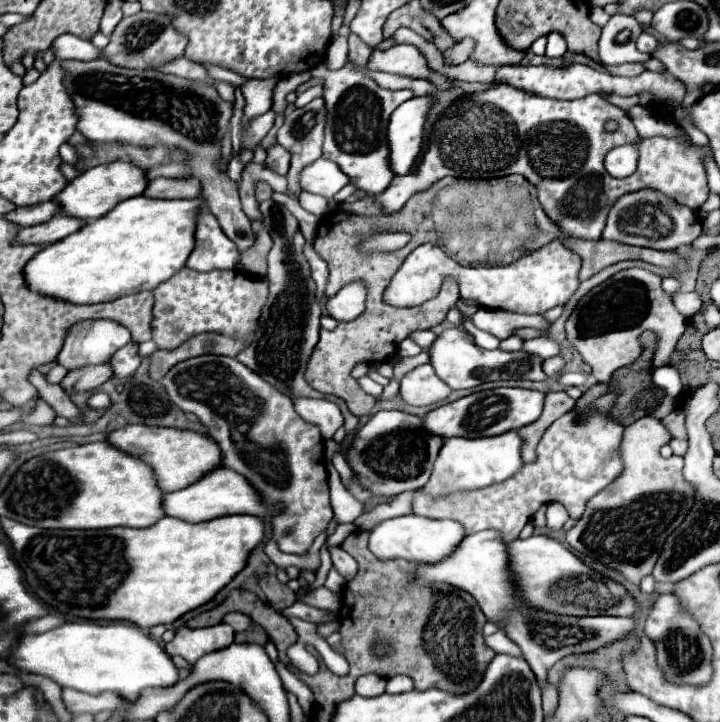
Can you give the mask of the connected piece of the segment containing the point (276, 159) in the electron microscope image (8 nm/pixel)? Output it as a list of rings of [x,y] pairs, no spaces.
[[[272,144],[266,152],[268,152],[266,164],[268,164],[272,170],[276,170],[278,174],[286,174],[286,172],[288,172],[288,162],[290,162],[288,150],[284,150],[280,144]]]

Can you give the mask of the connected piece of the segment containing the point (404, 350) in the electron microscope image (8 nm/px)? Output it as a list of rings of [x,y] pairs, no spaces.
[[[406,338],[406,340],[402,340],[400,344],[398,344],[398,354],[400,356],[416,356],[416,354],[420,354],[422,352],[422,348],[416,344],[416,342],[412,342],[410,338]]]

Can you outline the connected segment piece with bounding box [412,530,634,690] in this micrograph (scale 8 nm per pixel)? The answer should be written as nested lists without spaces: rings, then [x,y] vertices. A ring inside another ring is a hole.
[[[482,530],[476,534],[466,536],[456,550],[444,558],[444,562],[436,562],[432,566],[428,564],[414,564],[412,578],[424,582],[426,586],[432,582],[444,582],[450,586],[456,586],[458,590],[464,590],[476,598],[478,606],[486,614],[486,618],[500,620],[506,624],[506,634],[510,640],[514,640],[520,650],[522,658],[530,664],[532,672],[536,674],[536,680],[540,688],[546,688],[546,672],[564,656],[568,654],[580,654],[580,652],[594,652],[622,636],[626,636],[634,628],[632,618],[616,618],[616,616],[588,616],[588,618],[574,618],[574,616],[558,616],[548,614],[542,610],[528,608],[522,600],[518,600],[512,592],[510,574],[506,570],[508,566],[508,554],[506,544],[500,540],[500,534],[496,530]]]

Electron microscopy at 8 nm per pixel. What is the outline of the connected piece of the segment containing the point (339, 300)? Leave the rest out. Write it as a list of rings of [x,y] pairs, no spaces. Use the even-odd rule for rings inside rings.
[[[354,282],[344,286],[336,296],[328,298],[326,310],[338,322],[354,320],[364,312],[364,286],[362,282]]]

